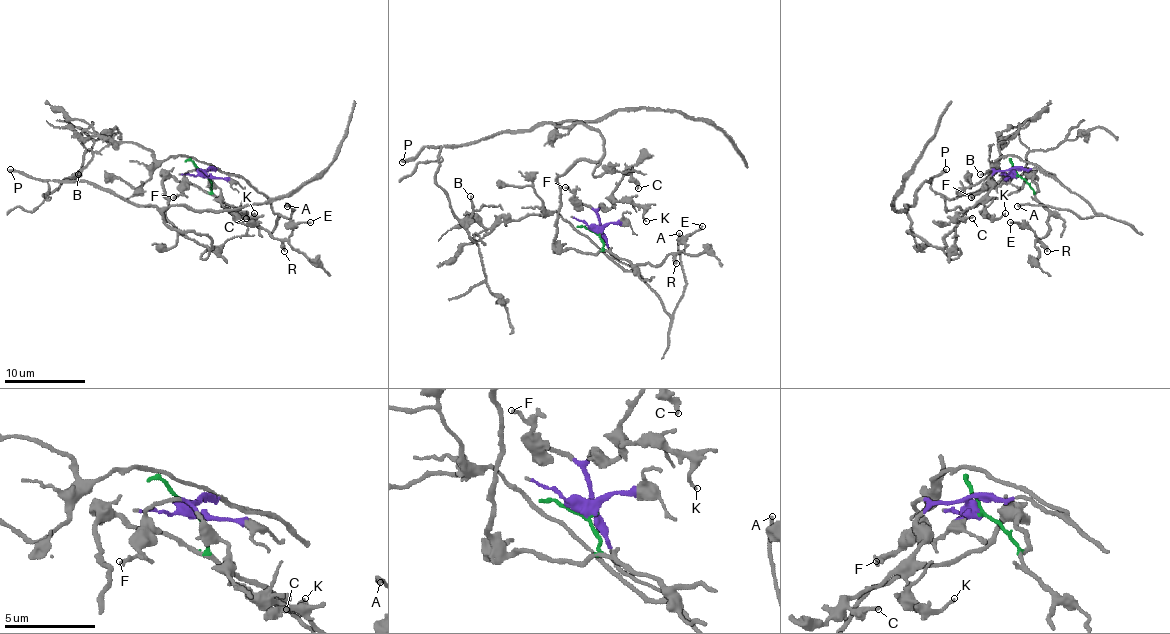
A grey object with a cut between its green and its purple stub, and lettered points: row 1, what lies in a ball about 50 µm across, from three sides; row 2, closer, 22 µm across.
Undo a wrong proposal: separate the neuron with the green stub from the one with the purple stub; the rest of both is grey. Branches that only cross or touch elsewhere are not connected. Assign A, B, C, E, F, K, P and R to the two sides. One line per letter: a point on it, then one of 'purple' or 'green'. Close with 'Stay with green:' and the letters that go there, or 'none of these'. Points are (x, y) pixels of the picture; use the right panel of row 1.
A: (1017, 206) | purple
B: (980, 174) | green
C: (972, 218) | purple
E: (1010, 222) | green
F: (971, 197) | purple
K: (1005, 213) | purple
P: (946, 169) | green
R: (1047, 251) | green
Stay with green: B, E, P, R

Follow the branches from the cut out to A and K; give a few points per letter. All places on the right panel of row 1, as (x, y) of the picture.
A: (1014, 175), (1014, 169), (1053, 175), (1099, 213), (1079, 217), (1047, 205), (1016, 205)
K: (1014, 175), (1010, 171), (996, 171), (992, 175), (986, 211), (992, 217), (1004, 213)

